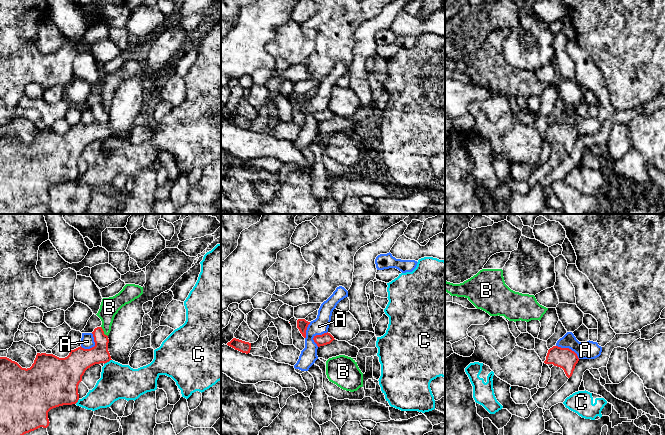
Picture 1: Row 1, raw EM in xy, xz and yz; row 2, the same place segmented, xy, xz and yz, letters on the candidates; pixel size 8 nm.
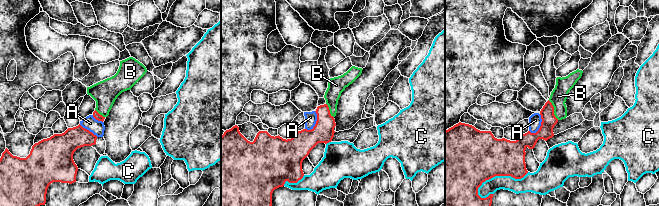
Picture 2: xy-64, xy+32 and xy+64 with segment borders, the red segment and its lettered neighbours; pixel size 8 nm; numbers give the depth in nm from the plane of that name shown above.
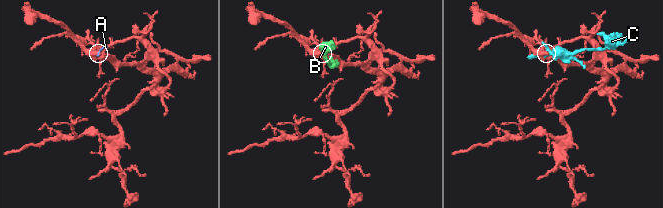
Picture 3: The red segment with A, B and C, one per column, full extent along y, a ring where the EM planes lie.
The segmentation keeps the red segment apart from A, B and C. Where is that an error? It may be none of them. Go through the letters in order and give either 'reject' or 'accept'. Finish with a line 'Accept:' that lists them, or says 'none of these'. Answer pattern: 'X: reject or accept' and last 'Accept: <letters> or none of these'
A: reject
B: reject
C: reject
Accept: none of these

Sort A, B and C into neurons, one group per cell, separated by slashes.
A / B / C

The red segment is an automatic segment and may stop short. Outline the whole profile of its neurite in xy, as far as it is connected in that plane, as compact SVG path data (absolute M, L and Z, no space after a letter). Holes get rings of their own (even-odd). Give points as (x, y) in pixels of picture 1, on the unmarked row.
M102 103L95 104L92 110L94 123L84 125L80 122L71 126L65 134L59 134L53 130L37 129L34 139L27 145L7 133L0 133L0 214L20 214L40 203L47 204L50 199L48 188L51 185L78 178L78 161L82 157L85 147L95 140L105 140L112 136L108 127L109 115L104 110Z

